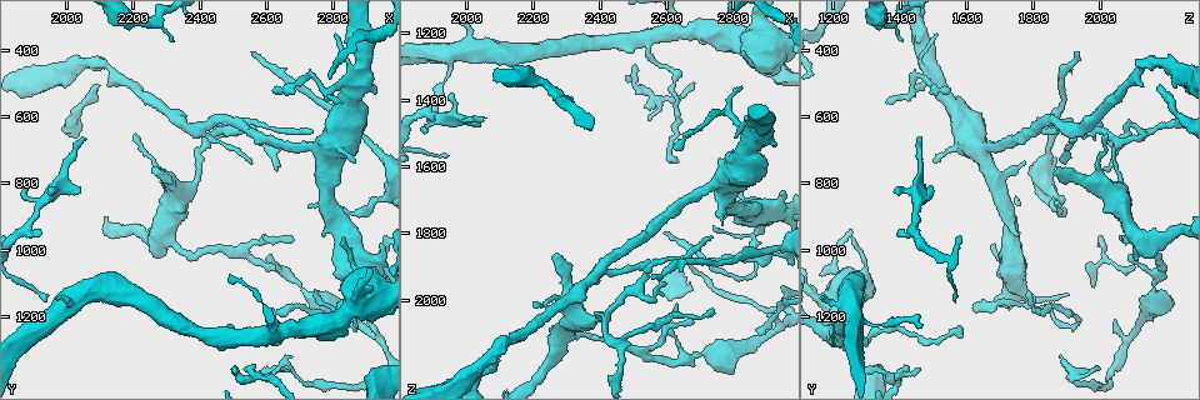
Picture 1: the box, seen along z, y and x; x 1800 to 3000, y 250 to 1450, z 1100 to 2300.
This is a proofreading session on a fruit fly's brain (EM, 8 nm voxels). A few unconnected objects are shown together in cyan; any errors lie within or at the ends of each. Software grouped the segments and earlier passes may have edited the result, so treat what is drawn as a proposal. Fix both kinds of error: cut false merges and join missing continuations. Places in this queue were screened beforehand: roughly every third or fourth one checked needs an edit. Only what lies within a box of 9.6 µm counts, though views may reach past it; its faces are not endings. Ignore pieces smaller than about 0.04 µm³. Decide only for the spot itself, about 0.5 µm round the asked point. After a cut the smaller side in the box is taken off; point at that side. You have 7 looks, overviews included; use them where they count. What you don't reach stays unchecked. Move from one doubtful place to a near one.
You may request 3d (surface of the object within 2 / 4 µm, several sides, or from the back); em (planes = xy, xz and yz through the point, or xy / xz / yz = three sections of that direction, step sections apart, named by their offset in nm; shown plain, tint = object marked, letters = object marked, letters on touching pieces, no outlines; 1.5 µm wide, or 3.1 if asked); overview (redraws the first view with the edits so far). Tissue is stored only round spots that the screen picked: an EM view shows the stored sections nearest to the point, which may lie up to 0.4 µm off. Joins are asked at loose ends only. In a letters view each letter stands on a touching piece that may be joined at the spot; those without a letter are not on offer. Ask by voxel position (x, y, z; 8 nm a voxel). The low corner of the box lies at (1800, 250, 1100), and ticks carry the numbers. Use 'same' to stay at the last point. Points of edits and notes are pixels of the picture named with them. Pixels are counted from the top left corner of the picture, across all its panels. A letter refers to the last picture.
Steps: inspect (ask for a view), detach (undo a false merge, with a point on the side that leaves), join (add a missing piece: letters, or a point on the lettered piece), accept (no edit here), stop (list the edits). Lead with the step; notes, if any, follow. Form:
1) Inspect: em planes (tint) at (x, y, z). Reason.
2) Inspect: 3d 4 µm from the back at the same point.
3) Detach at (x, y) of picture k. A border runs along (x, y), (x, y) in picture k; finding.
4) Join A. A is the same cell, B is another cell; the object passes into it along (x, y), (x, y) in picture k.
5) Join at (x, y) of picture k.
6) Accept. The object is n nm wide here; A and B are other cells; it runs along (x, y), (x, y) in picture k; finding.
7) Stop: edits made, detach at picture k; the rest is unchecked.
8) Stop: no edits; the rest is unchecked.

Inspect: 3d 4 µm at (2830, 960, 1270). Tapers out.

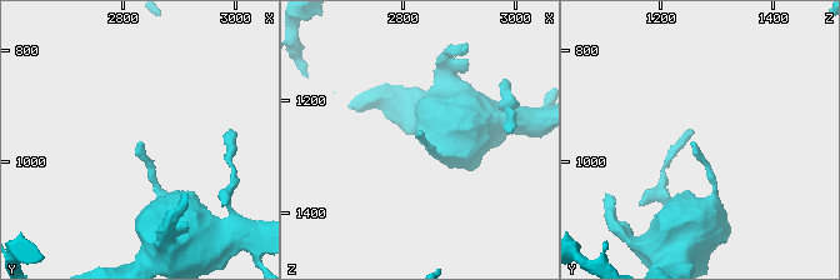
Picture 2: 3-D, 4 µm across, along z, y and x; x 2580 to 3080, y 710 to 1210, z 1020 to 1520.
Inspect: em planes (letters) at (2825, 960, 1255). Now the EM.

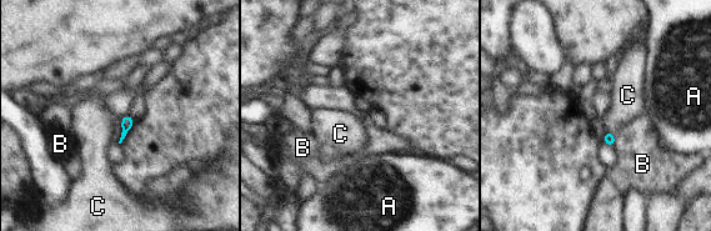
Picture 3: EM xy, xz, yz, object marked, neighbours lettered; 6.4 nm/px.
Accept. A, B and C are other cells; a border runs along (605, 129), (614, 136) in picture 3; no lettered piece goes on from it.

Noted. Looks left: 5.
Inspect: em xy step 8 (letters) at (2930, 520, 1540). Thick end.

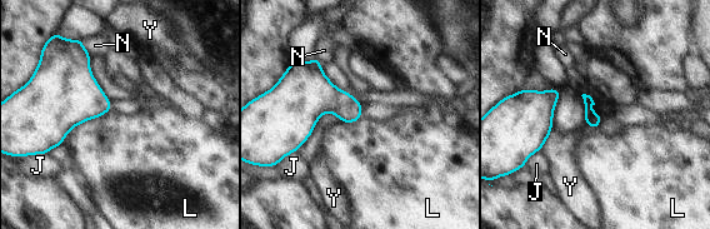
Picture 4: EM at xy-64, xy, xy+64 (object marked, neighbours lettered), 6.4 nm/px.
Inspect: em yz step 8 (letters) at the same point.

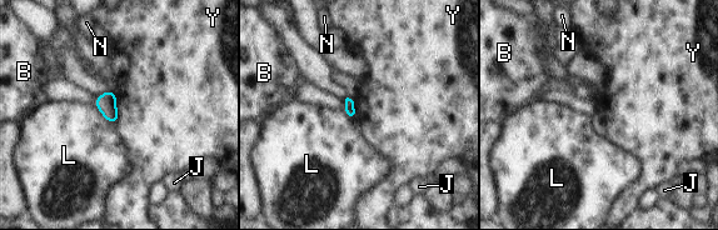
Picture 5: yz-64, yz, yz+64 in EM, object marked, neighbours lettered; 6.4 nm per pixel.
Accept. The longest contact is with L, 180 nm; B, J, L, N and Y are other cells; a border runs along (115, 93), (115, 109), (119, 116) in picture 5; none of them fits.

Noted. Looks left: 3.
Inspect: 3d 4 µm at (2770, 740, 1780). Branch stops here.

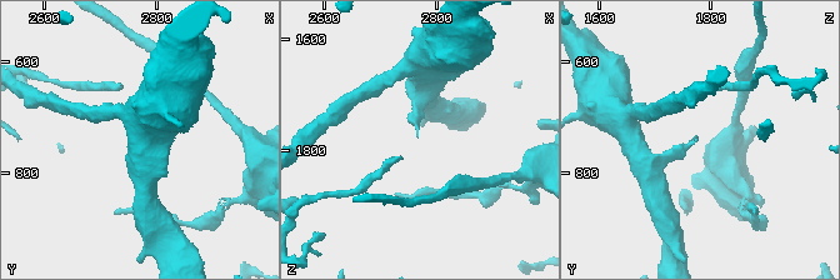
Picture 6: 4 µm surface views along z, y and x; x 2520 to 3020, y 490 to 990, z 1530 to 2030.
Inspect: em planes (plain) at (2770, 735, 1775). Need the tissue.

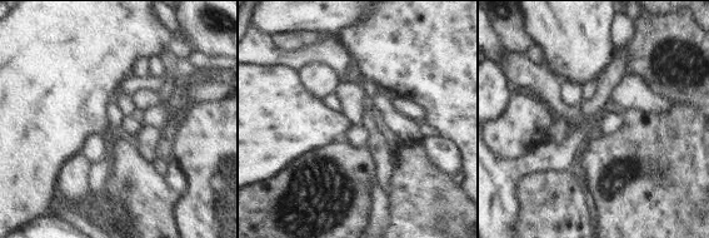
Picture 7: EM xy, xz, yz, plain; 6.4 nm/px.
Inspect: em planes (letters) at the same point.

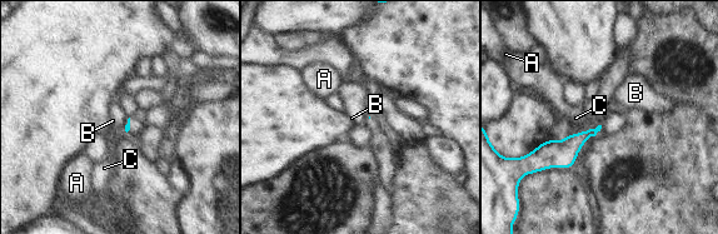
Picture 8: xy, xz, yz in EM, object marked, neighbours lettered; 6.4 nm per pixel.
Accept. A, B and C are other cells; a border runs along (601, 124), (578, 133) in picture 8; no lettered piece goes on from it.

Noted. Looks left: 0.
Stop: no edits; the rest is unchecked.

